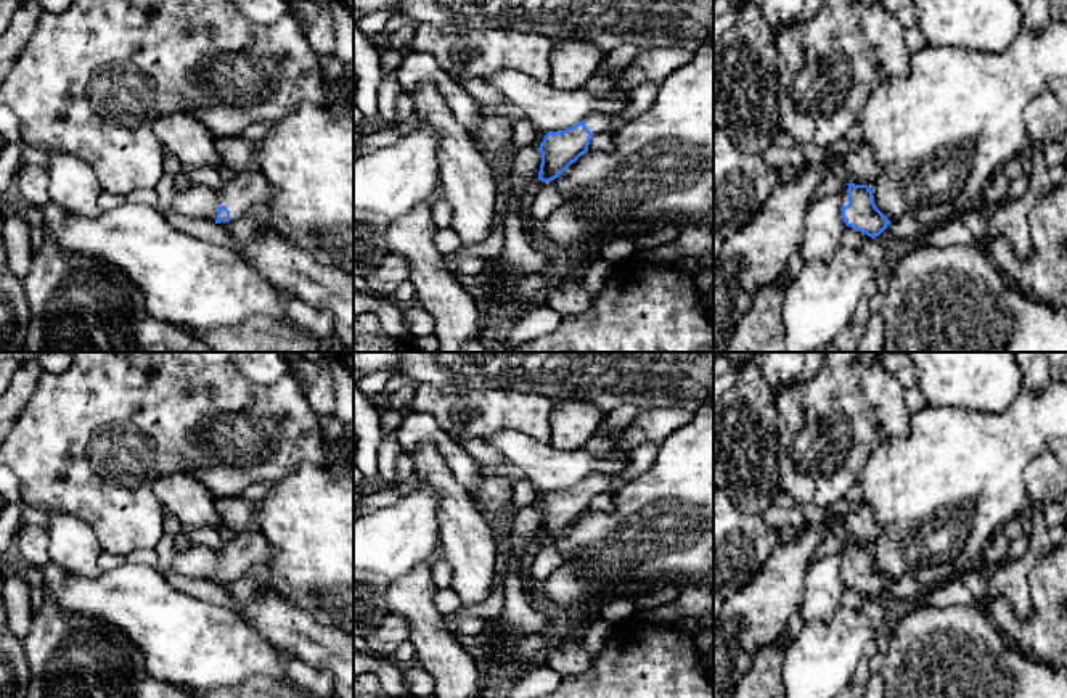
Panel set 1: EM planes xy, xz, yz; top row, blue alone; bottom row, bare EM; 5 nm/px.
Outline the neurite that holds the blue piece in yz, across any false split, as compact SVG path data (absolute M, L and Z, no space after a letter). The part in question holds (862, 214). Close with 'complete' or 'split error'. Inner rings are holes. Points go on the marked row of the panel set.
M847 183L839 195L842 198L842 219L847 227L876 238L890 224L876 207L871 187Z | split error

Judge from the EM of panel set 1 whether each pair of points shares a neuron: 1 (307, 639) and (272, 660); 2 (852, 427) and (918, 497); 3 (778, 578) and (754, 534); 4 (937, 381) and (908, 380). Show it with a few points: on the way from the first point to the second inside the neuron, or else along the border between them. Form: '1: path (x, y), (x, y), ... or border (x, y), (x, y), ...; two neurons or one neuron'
1: border (254, 631), (294, 656); two neurons
2: border (907, 428), (873, 452), (858, 481); two neurons
3: border (780, 542), (765, 565), (743, 587); two neurons
4: border (915, 369), (918, 385); two neurons

